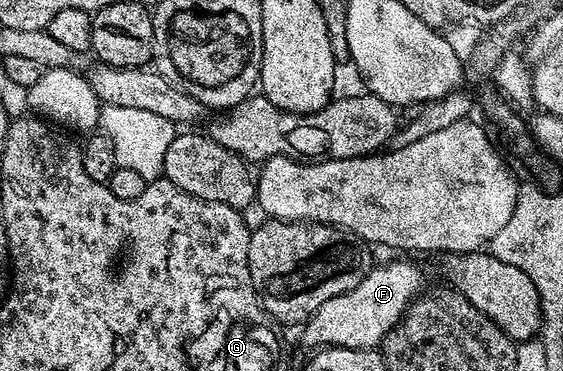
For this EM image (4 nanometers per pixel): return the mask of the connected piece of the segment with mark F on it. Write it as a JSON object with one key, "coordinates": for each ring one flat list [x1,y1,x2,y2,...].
{"coordinates":[[400,258,404,260,392,260,389,264,377,263,354,286,354,290,346,290,346,294,338,294,338,298,330,298,330,302,322,302,318,310,309,320,304,321,302,331,304,331,304,344,308,350,319,350,321,348,376,348,383,345,388,337,388,332,395,324,404,317,405,310,409,304,421,295,425,287,424,276,420,273,420,268,416,264,411,264,411,259]]}

